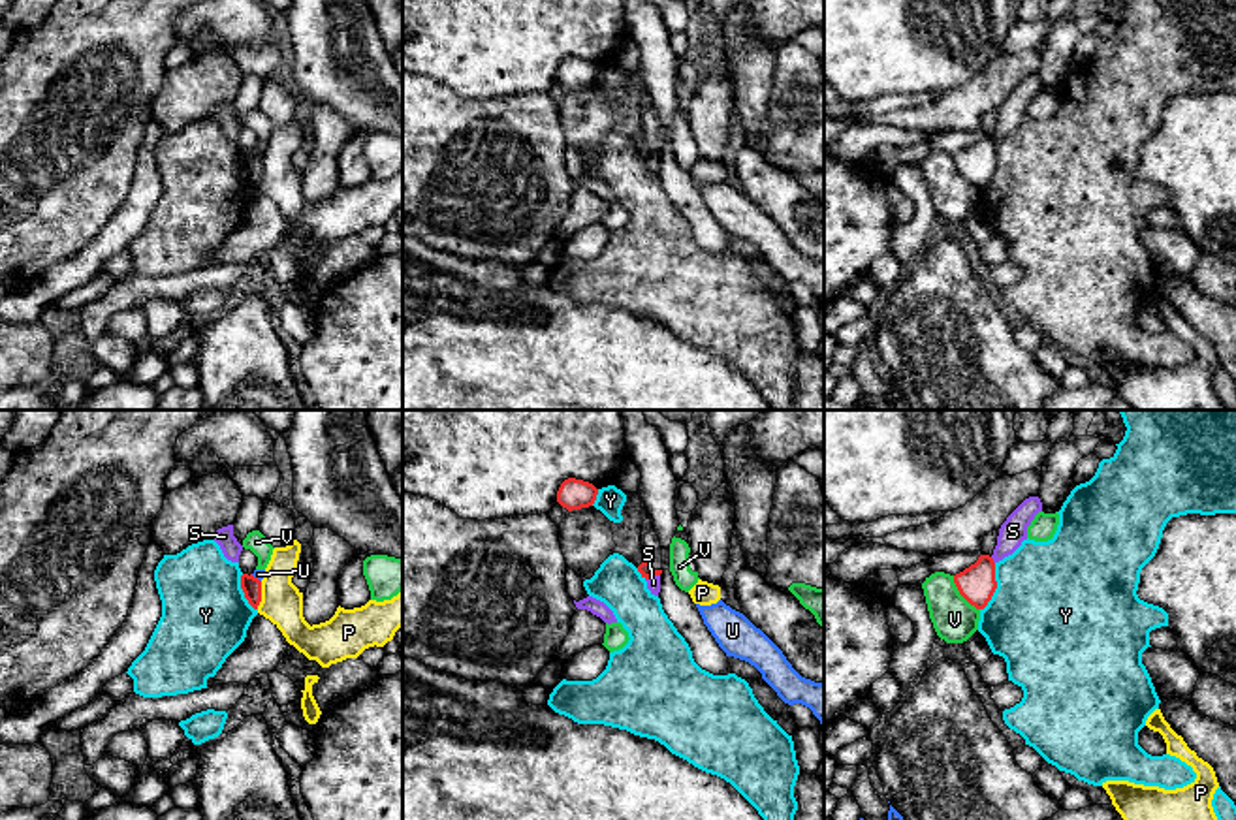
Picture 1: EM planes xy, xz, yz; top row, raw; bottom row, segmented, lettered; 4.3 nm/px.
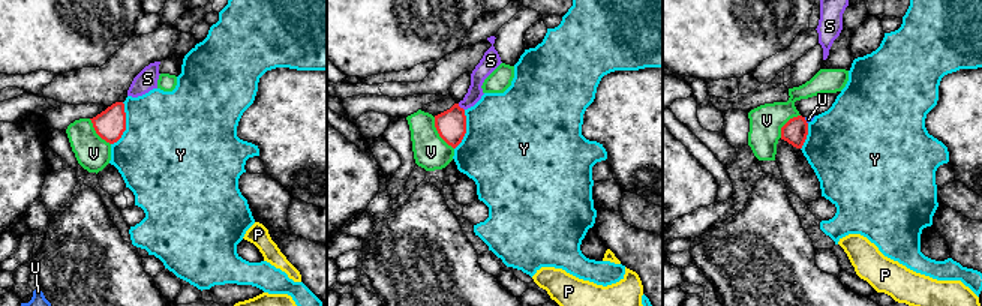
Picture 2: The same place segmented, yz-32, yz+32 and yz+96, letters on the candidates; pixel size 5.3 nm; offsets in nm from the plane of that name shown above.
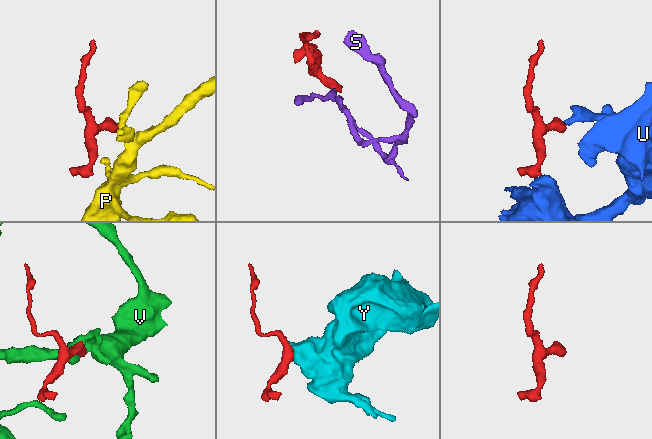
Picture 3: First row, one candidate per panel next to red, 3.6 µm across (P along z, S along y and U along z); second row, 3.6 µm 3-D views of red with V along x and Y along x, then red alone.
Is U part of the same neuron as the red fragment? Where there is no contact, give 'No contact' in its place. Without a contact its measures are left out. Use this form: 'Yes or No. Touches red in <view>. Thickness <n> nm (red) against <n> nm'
No. Touches red in xy. Thickness 90 nm (red) against 40 nm

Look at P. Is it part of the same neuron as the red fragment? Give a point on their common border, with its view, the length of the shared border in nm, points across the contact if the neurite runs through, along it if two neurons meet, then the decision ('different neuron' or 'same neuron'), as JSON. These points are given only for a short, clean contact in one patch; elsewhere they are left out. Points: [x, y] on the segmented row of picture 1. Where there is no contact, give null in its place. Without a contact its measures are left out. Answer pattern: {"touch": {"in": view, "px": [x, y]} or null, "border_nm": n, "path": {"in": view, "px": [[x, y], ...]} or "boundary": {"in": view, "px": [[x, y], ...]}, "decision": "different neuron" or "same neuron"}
{"touch": {"in": "xy", "px": [260, 595]}, "border_nm": 120, "boundary": {"in": "xy", "px": [[262, 582], [262, 600], [256, 608]]}, "decision": "different neuron"}

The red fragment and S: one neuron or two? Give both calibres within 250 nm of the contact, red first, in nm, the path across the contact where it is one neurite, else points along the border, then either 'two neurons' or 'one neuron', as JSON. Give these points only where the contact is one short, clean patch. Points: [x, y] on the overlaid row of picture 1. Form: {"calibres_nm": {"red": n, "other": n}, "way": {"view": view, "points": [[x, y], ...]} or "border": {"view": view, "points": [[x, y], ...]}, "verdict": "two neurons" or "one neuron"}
{"calibres_nm": {"red": 60, "other": 60}, "border": {"view": "xz", "points": [[659, 574], [646, 580]]}, "verdict": "two neurons"}

